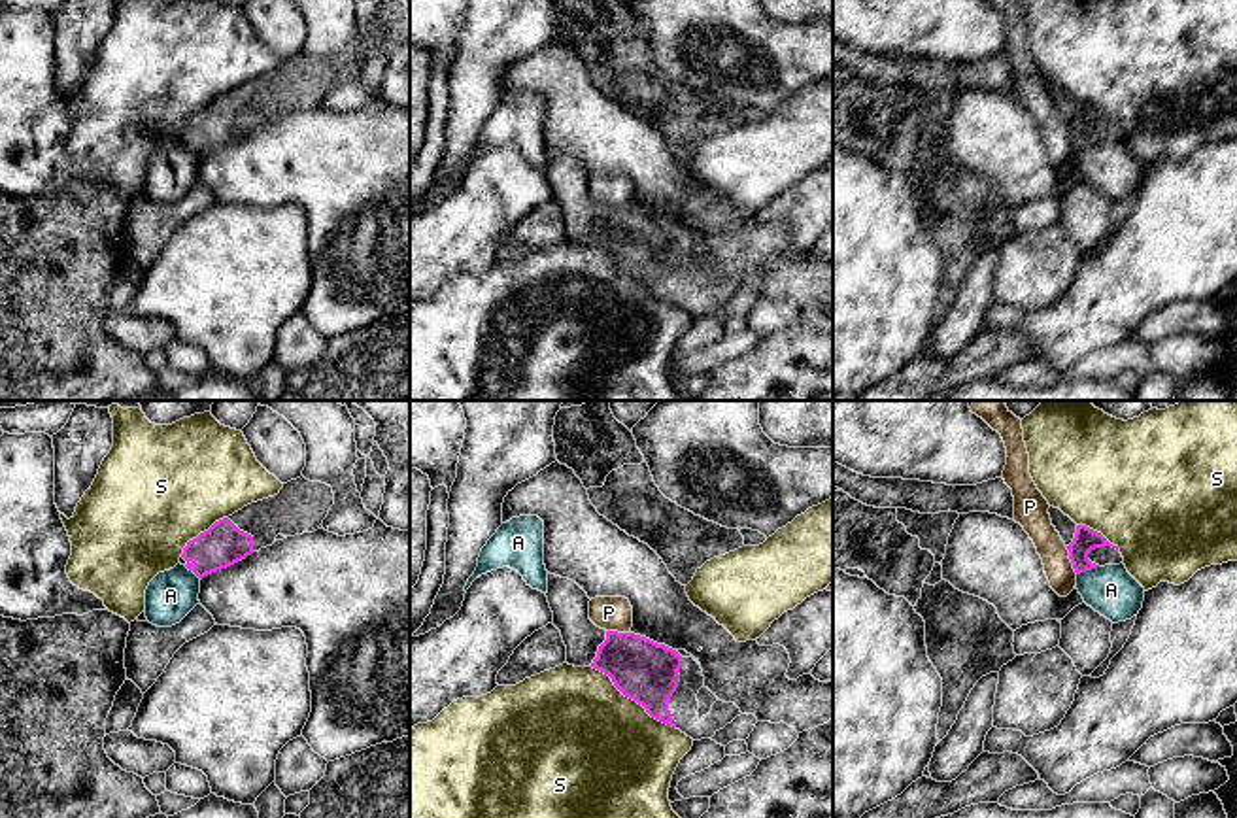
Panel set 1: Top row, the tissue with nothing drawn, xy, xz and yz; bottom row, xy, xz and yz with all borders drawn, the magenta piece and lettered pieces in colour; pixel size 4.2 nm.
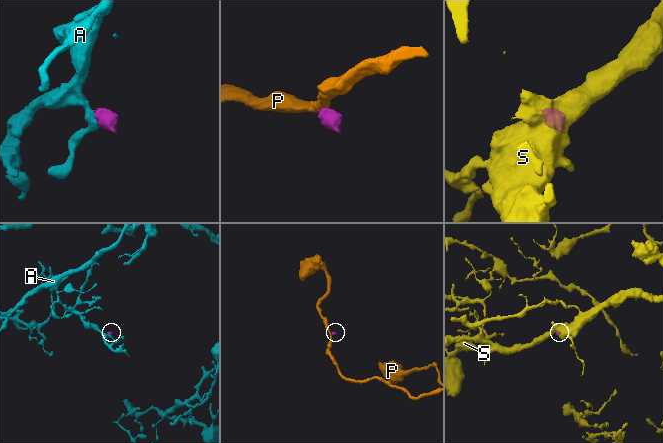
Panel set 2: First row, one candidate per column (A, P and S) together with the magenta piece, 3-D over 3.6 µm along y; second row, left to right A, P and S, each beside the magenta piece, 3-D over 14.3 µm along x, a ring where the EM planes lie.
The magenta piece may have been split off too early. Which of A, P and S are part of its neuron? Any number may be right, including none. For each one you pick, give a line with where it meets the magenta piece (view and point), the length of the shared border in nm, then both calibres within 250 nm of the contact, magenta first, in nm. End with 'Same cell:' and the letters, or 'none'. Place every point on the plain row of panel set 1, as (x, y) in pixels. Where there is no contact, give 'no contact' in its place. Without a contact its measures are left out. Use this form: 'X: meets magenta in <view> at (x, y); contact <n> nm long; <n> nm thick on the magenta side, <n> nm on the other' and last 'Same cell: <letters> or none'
Same cell: none

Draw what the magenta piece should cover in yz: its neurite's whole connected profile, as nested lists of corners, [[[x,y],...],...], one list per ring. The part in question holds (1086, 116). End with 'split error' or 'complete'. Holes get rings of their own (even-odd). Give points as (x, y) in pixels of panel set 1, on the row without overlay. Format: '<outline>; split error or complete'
[[[1050,83],[1048,91],[1052,102],[1056,104],[1069,127],[1069,136],[1076,151],[1105,142],[1124,140],[1118,123],[1110,121],[1101,110],[1086,102],[1076,102],[1059,85]]]; split error

